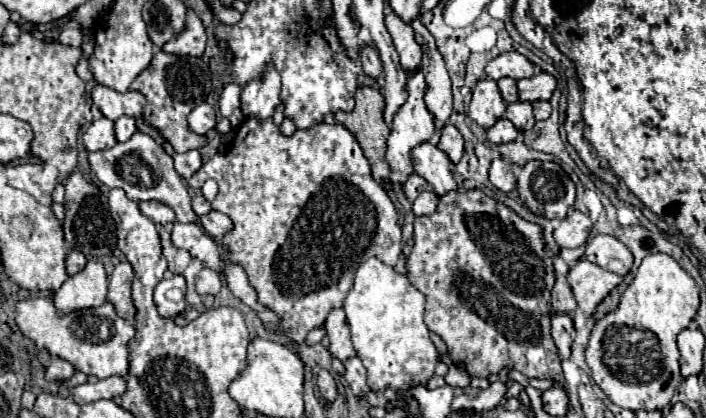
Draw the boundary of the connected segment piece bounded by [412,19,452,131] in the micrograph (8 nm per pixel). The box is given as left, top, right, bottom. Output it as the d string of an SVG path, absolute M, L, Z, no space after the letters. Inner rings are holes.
M416 19L412 21L412 29L416 33L416 41L422 47L424 55L422 55L422 65L420 71L424 71L426 77L426 95L424 95L424 103L428 107L428 111L434 117L434 127L436 131L440 131L450 113L452 113L452 87L450 87L450 75L444 67L444 59L440 55L440 51L436 51L436 43L430 35L430 31Z

